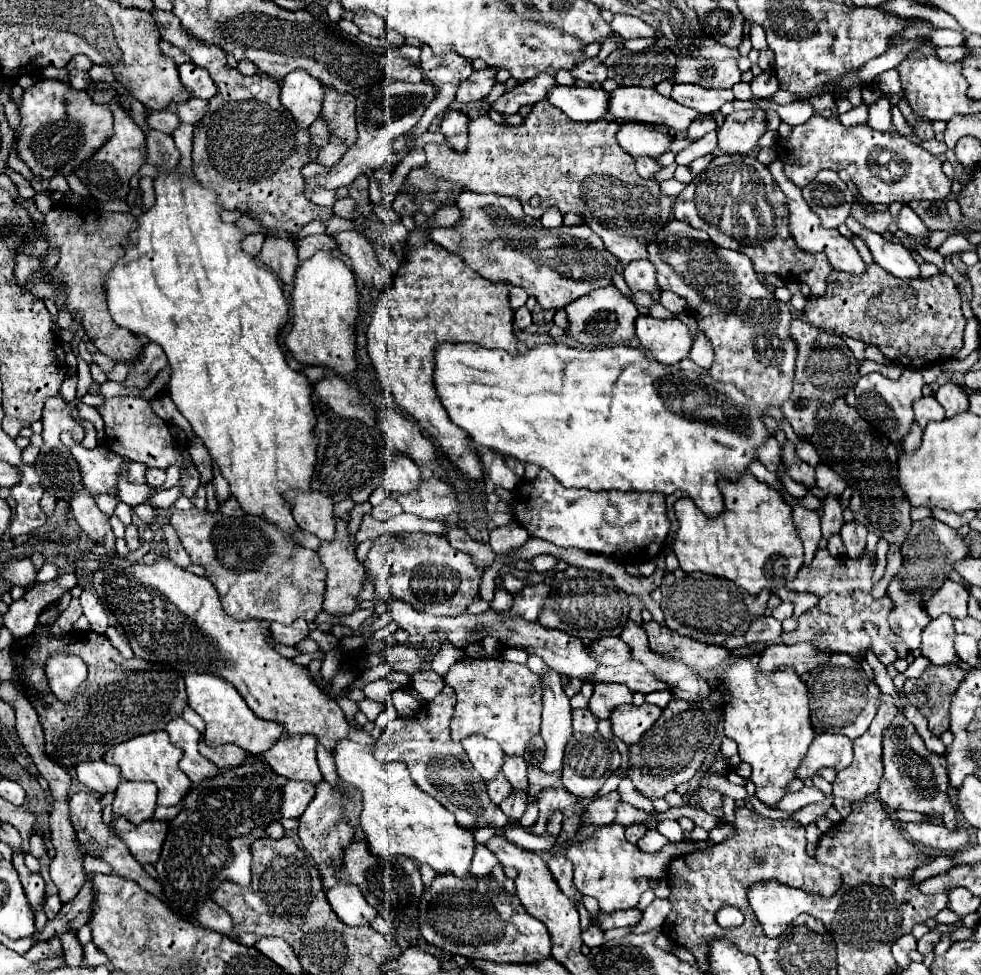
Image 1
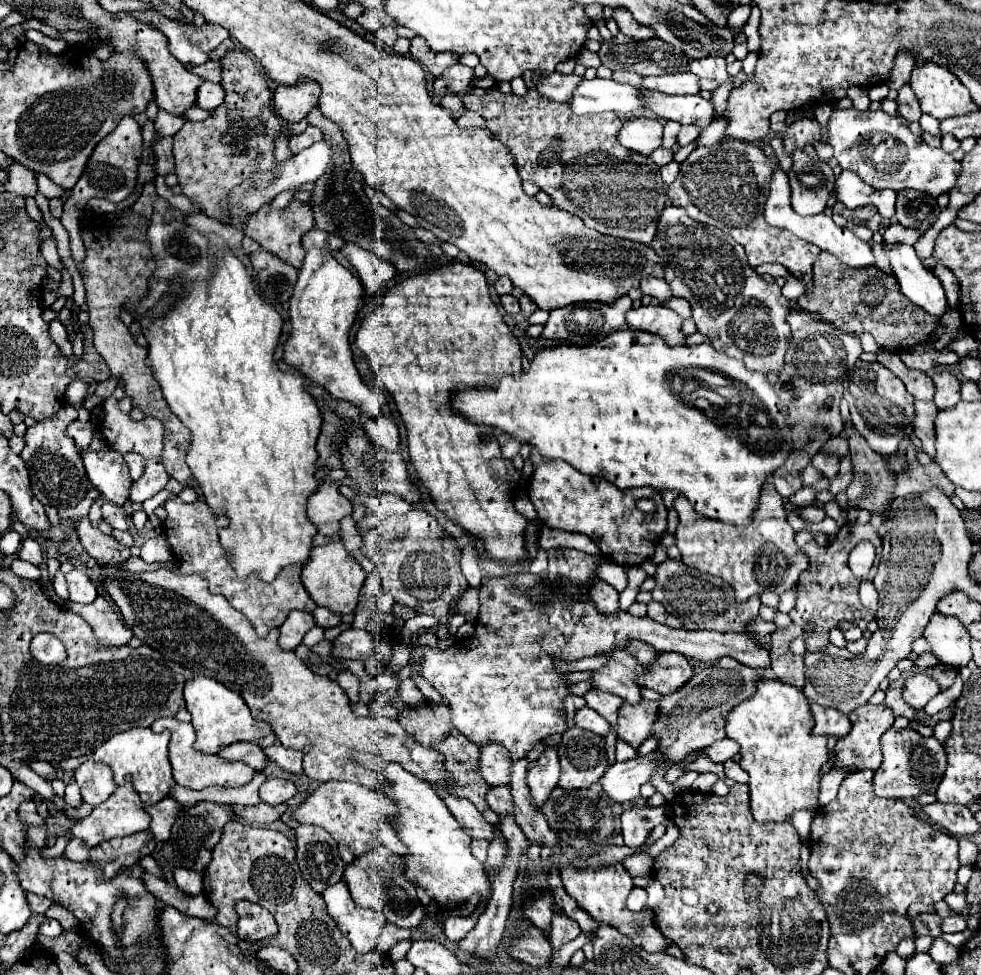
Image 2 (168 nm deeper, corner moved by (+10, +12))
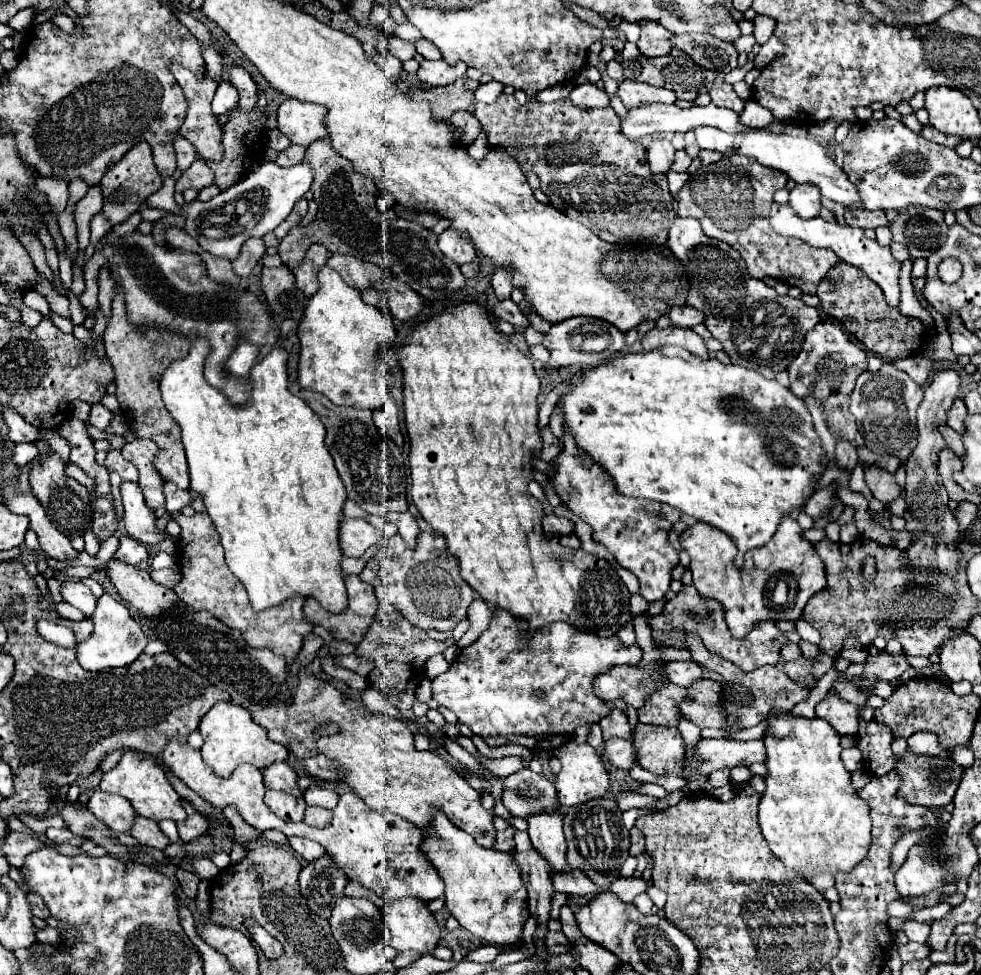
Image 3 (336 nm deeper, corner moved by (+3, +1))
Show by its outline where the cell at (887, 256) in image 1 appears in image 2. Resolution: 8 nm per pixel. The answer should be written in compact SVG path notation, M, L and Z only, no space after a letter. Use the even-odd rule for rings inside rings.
M883 242L887 252L891 272L897 278L901 292L917 306L925 308L929 314L941 316L947 310L945 290L939 278L923 268L919 256L915 254L913 246L907 244L887 244Z

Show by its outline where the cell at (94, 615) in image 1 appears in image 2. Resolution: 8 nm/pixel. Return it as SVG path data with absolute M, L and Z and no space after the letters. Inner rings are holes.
M71 570L69 574L65 574L67 578L67 586L71 592L71 600L79 602L79 604L91 604L97 596L97 587L94 582L87 578L85 572L81 570Z

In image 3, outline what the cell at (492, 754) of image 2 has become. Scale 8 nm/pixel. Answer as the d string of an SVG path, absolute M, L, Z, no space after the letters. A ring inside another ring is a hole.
M522 769L506 777L502 803L514 817L522 819L528 819L538 811L560 809L554 783L550 783L542 773L534 773L532 769Z

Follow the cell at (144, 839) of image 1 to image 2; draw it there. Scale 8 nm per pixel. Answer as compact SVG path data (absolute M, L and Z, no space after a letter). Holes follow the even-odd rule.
M163 798L153 806L145 806L145 812L151 816L151 826L147 832L155 838L157 844L165 842L175 822L175 814L179 812L179 804L173 798Z

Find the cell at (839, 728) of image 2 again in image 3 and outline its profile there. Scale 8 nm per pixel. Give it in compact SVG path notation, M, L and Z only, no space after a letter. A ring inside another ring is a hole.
M834 689L816 705L816 717L826 719L840 735L854 735L858 731L858 713L860 707L842 699Z

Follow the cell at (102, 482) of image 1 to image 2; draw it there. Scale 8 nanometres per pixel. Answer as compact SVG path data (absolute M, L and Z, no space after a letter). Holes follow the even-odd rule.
M111 448L101 450L81 450L81 458L93 488L103 494L109 502L123 504L129 498L129 488L133 484L129 476L129 466L123 456Z

